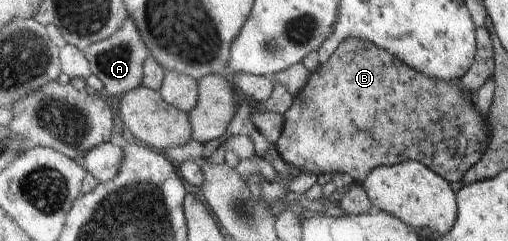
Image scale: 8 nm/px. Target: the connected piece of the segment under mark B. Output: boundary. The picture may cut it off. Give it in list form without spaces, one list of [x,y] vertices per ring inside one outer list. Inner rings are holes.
[[[348,37],[344,39],[336,48],[336,51],[330,55],[326,63],[319,65],[316,70],[311,72],[308,76],[308,81],[304,87],[298,91],[298,95],[293,97],[291,105],[283,112],[283,124],[280,135],[274,144],[274,148],[287,164],[294,165],[296,169],[304,172],[313,172],[322,179],[335,173],[346,173],[353,179],[353,183],[361,184],[368,172],[375,167],[389,166],[400,163],[404,160],[416,160],[423,163],[429,170],[438,174],[442,179],[448,183],[452,181],[461,181],[462,175],[468,171],[468,167],[472,167],[481,157],[482,153],[488,147],[488,126],[485,118],[478,115],[474,106],[472,105],[471,94],[466,89],[460,89],[457,79],[450,79],[450,81],[442,81],[441,79],[430,79],[411,67],[404,65],[399,59],[390,55],[387,51],[376,47],[373,43],[366,41],[366,39],[358,39],[357,37]]]

